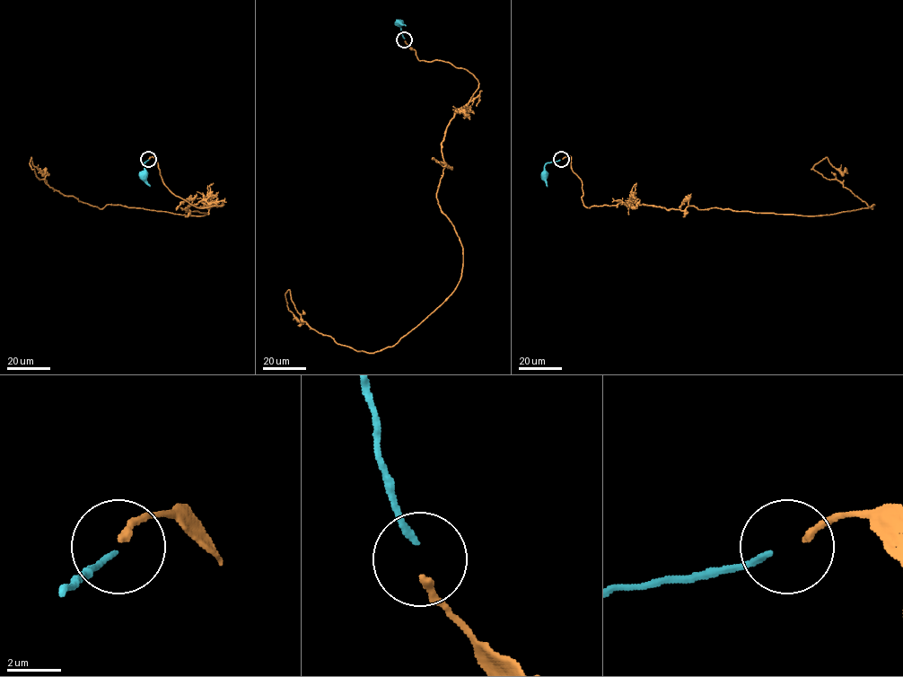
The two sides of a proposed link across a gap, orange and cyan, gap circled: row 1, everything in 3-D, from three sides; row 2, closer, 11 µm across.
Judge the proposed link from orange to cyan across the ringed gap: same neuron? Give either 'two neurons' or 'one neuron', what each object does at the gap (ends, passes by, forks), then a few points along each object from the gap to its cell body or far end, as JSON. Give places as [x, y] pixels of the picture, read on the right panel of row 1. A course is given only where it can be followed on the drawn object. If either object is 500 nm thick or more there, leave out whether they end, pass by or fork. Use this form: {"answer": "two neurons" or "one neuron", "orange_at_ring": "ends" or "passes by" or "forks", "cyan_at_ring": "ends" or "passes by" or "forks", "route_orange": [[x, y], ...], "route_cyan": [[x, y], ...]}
{"answer": "two neurons", "orange_at_ring": "ends", "cyan_at_ring": "ends", "route_orange": [[563, 159], [589, 208], [632, 200], [811, 216], [872, 208], [810, 169], [826, 157], [843, 173], [846, 167]], "route_cyan": [[560, 160], [547, 163], [543, 175]]}

